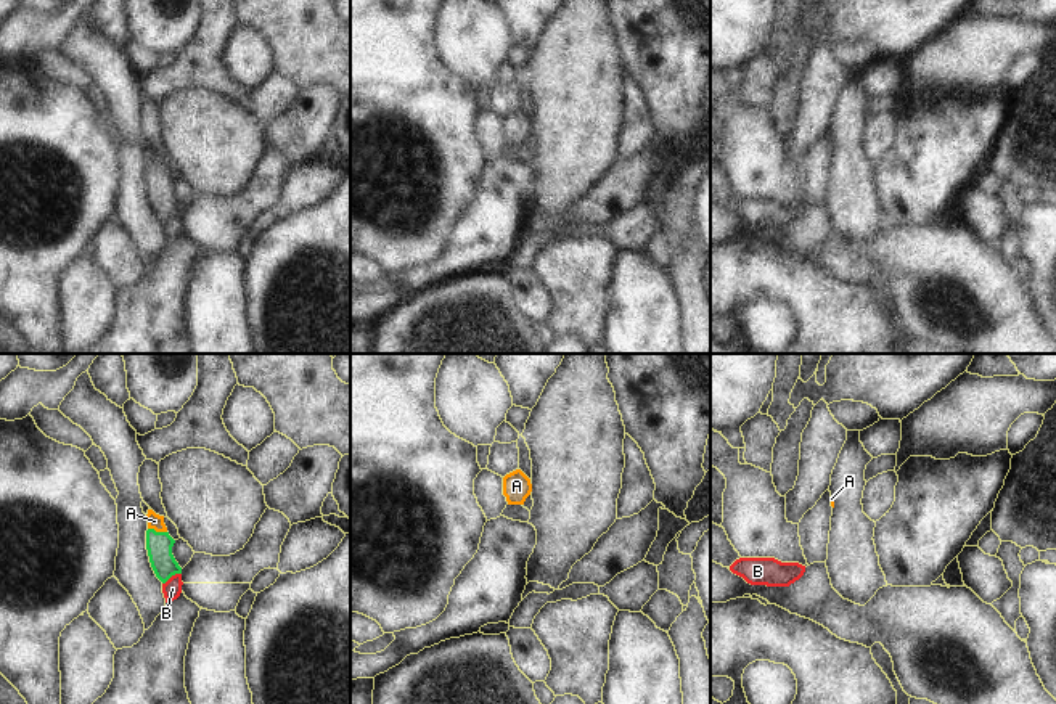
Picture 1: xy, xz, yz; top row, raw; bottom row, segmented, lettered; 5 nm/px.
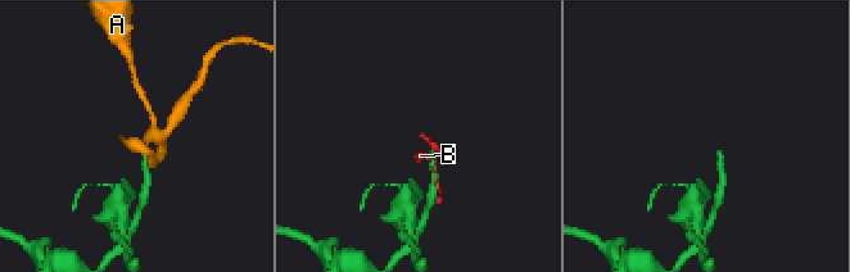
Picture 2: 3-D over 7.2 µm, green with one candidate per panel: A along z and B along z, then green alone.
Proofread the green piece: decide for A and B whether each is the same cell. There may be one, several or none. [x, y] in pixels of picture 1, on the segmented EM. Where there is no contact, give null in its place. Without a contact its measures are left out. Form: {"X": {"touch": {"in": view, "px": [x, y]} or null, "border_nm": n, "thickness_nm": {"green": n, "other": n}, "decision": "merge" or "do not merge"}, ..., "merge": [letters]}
{"A": {"touch": {"in": "xy", "px": [158, 532]}, "border_nm": 100, "thickness_nm": {"green": 130, "other": 80}, "decision": "merge"}, "B": {"touch": {"in": "xy", "px": [171, 576]}, "border_nm": 110, "thickness_nm": {"green": 130, "other": 90}, "decision": "do not merge"}, "merge": ["A"]}

